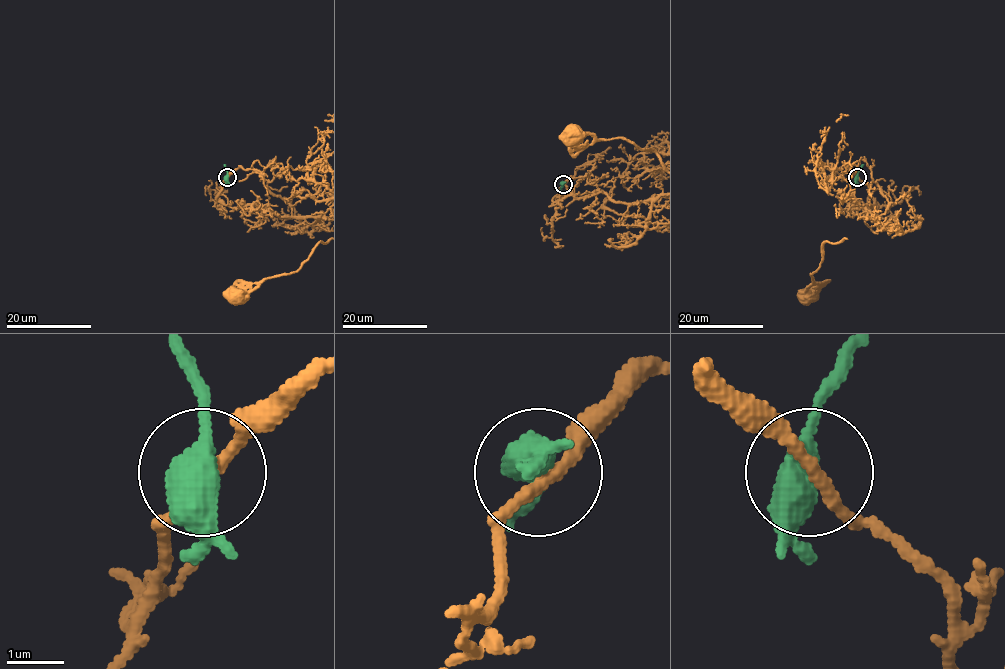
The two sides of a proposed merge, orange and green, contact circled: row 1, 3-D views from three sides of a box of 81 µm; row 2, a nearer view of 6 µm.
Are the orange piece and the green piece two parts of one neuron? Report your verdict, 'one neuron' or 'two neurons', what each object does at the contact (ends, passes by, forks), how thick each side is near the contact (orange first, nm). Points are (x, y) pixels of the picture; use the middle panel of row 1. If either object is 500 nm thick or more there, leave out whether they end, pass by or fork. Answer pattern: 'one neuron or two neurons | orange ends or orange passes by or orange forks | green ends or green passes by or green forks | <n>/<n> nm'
two neurons | orange passes by | green passes by | 200/480 nm

